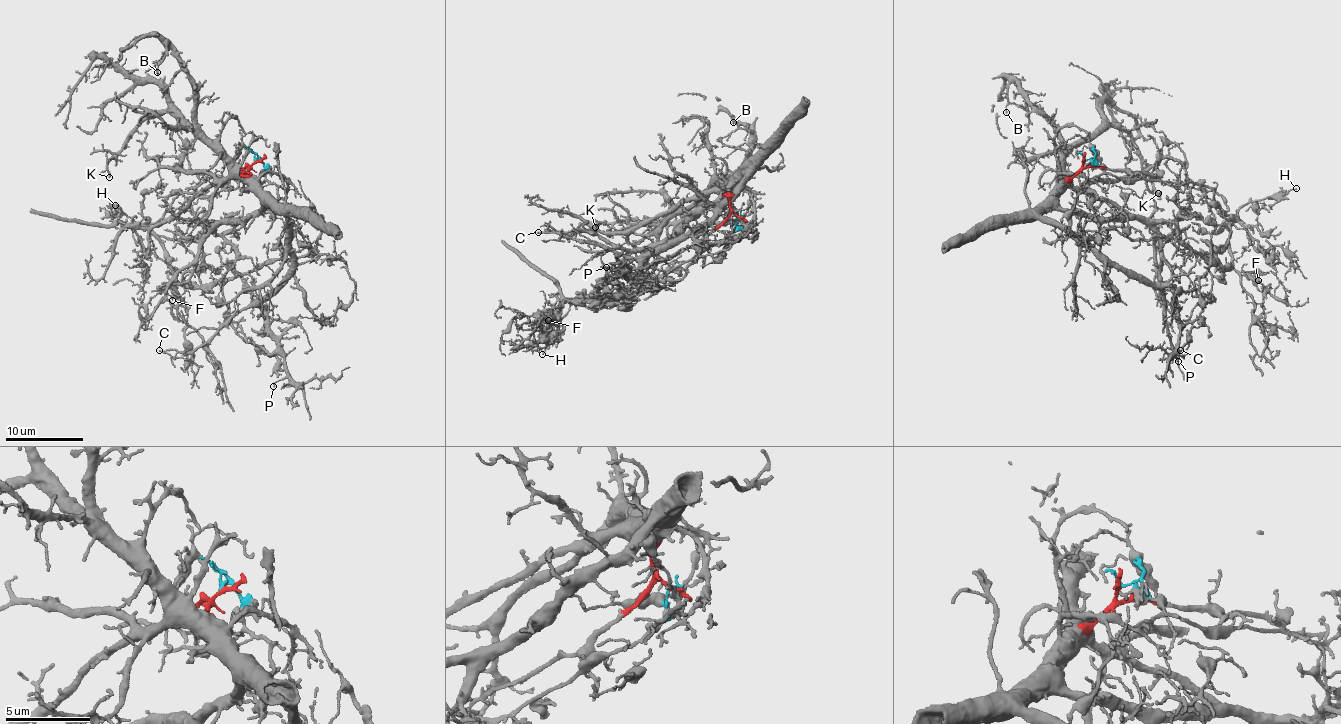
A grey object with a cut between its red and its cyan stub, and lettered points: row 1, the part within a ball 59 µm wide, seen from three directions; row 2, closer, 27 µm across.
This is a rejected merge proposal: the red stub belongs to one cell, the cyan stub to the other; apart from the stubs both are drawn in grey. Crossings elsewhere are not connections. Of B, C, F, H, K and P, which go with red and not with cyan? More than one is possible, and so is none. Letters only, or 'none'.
B, C, K, P

